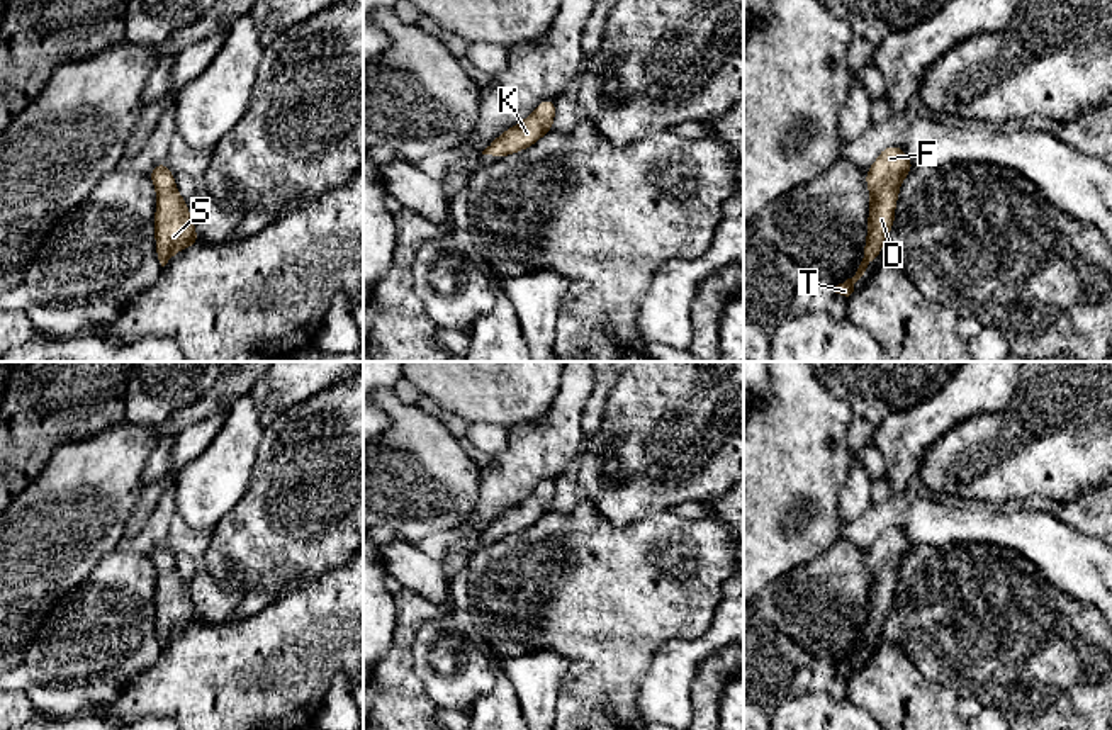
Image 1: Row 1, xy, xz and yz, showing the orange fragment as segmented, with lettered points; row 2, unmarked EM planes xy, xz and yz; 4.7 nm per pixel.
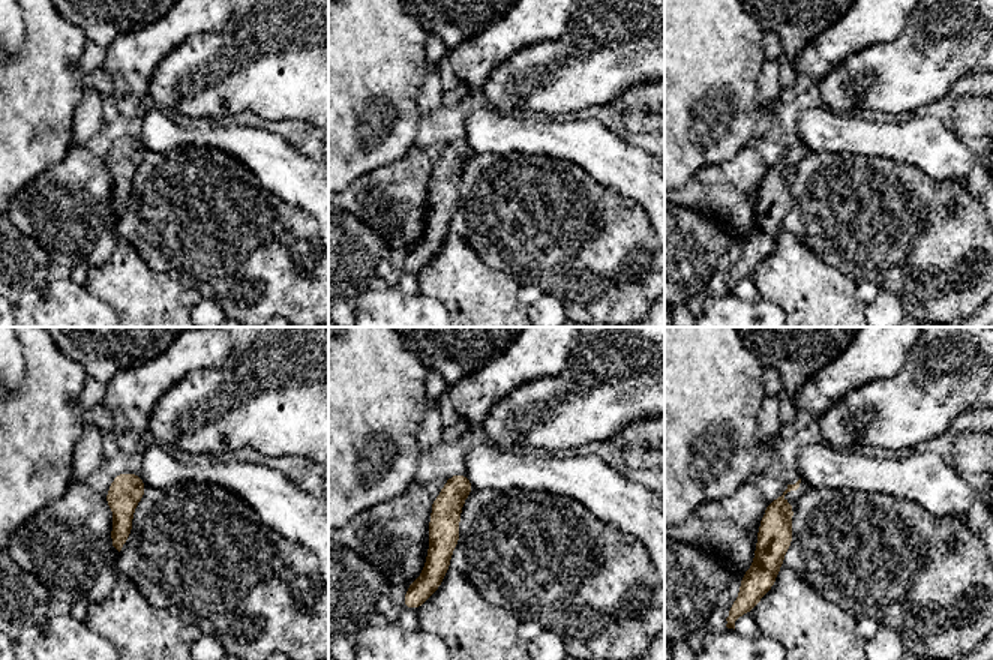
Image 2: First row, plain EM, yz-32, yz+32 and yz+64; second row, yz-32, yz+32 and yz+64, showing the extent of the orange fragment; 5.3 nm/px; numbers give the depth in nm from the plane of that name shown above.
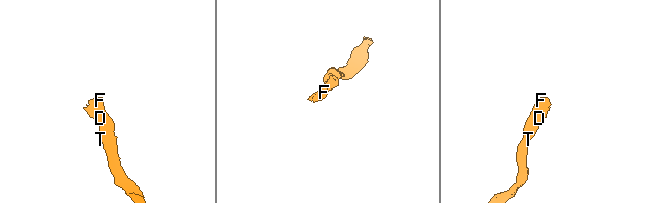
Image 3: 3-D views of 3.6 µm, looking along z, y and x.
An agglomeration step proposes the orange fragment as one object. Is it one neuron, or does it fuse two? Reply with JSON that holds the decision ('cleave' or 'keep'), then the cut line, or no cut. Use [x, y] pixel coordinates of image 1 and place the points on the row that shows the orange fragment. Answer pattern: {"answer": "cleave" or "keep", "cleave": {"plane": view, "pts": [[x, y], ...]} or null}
{"answer": "keep", "cleave": null}

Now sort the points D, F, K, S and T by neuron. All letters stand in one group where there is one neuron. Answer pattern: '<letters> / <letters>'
D F K S T

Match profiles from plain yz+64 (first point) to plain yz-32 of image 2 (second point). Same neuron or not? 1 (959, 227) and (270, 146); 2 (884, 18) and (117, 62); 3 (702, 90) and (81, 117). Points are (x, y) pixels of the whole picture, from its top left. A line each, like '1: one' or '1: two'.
1: two
2: one
3: two

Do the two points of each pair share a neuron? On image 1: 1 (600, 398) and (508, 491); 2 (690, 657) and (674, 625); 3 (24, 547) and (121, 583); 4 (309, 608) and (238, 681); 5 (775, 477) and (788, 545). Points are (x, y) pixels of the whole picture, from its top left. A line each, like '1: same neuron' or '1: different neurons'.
1: different neurons
2: different neurons
3: different neurons
4: same neuron
5: same neuron

